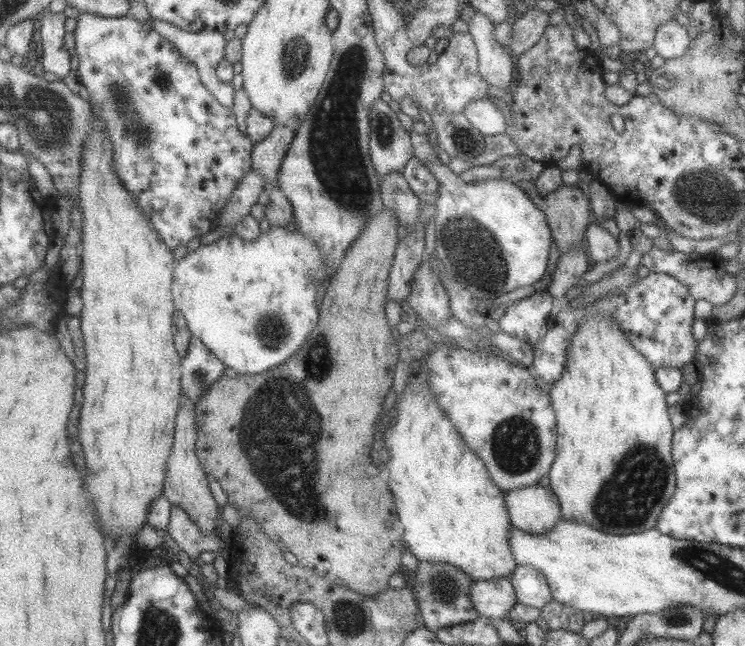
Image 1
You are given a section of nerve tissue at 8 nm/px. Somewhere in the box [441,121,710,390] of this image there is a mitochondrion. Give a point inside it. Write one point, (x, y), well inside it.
(464, 142)

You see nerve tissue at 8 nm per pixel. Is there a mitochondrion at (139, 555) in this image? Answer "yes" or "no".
no

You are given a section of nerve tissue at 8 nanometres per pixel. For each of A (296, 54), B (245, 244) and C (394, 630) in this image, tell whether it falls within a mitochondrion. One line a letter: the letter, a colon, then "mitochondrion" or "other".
A: mitochondrion
B: other
C: other

